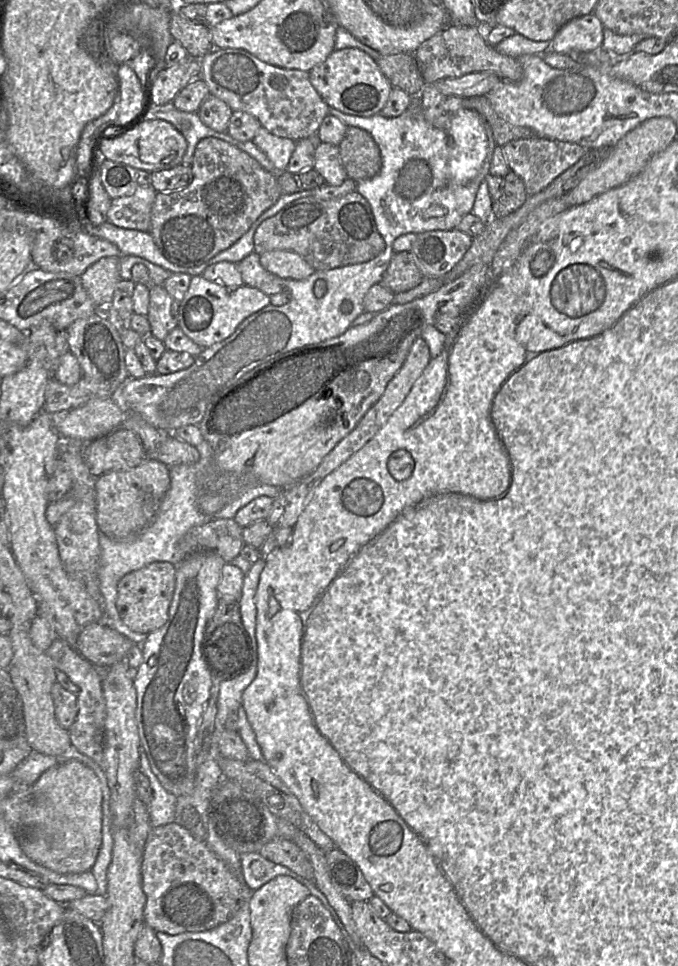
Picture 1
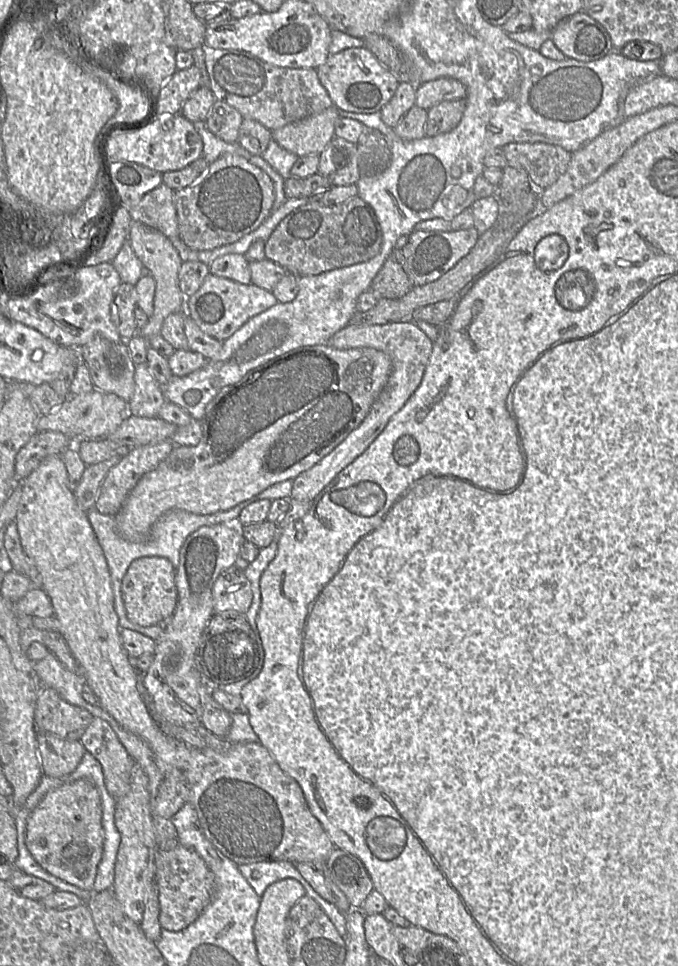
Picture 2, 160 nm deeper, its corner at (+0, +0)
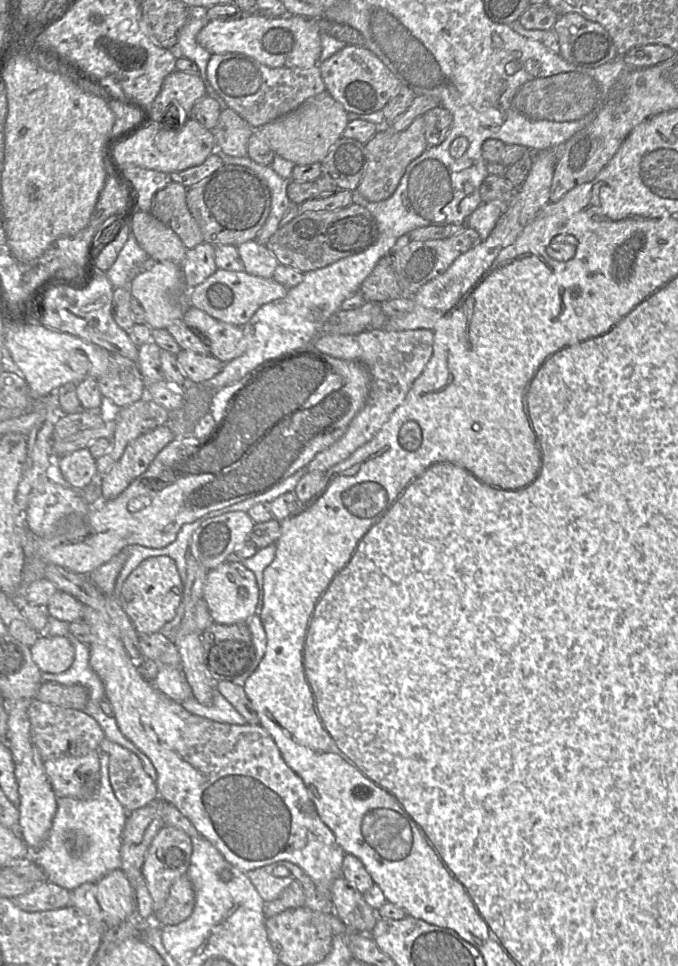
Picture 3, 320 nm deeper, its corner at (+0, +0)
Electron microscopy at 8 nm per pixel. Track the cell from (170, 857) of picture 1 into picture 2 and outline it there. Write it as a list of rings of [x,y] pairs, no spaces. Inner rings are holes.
[[[181,844],[168,851],[157,851],[155,868],[160,926],[171,932],[182,931],[200,916],[212,900],[215,885],[214,875],[194,850]]]

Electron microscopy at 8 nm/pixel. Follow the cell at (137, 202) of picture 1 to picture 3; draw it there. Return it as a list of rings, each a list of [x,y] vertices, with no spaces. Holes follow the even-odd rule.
[[[171,182],[154,196],[150,213],[168,225],[190,250],[204,242],[201,230],[186,202],[187,188]]]

